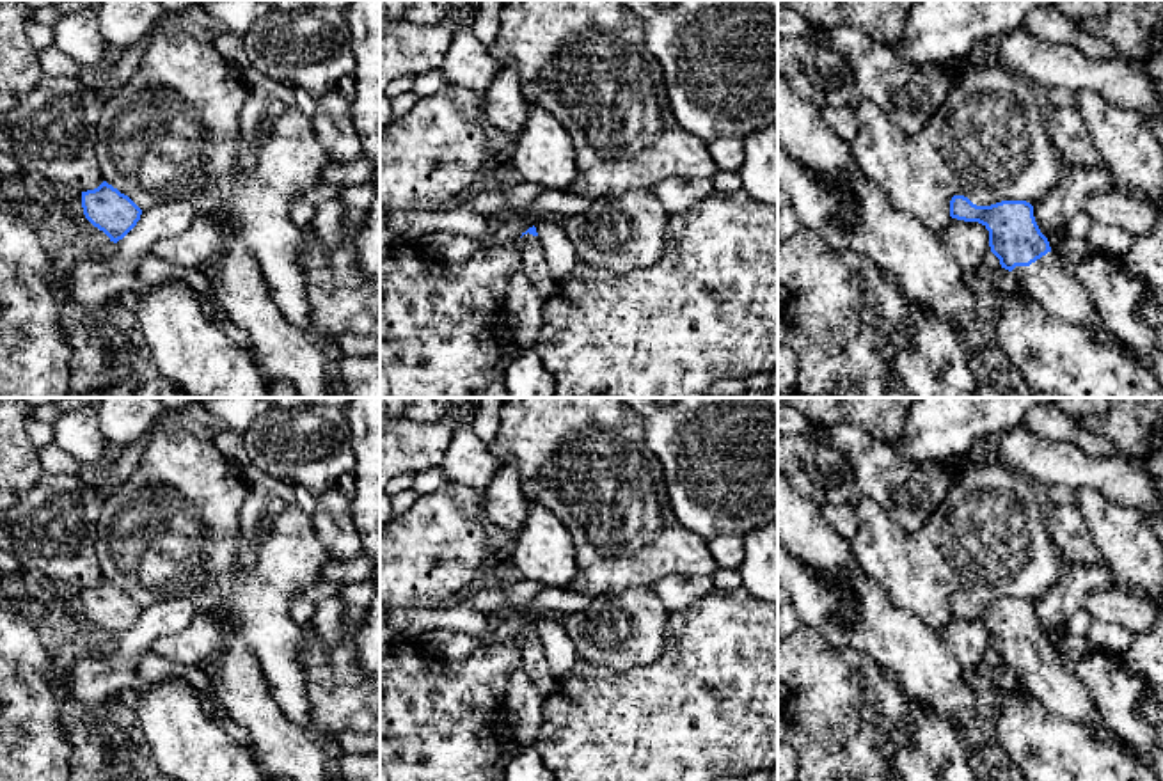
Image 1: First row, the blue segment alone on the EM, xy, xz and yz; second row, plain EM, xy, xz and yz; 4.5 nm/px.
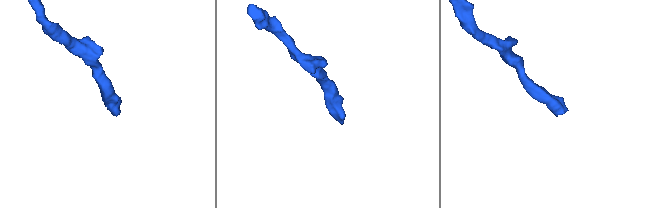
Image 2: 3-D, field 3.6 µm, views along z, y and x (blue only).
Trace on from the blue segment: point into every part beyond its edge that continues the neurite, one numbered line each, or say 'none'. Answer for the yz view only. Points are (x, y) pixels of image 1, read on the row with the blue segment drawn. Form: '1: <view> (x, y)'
1: yz (1048, 281)

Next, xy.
none

